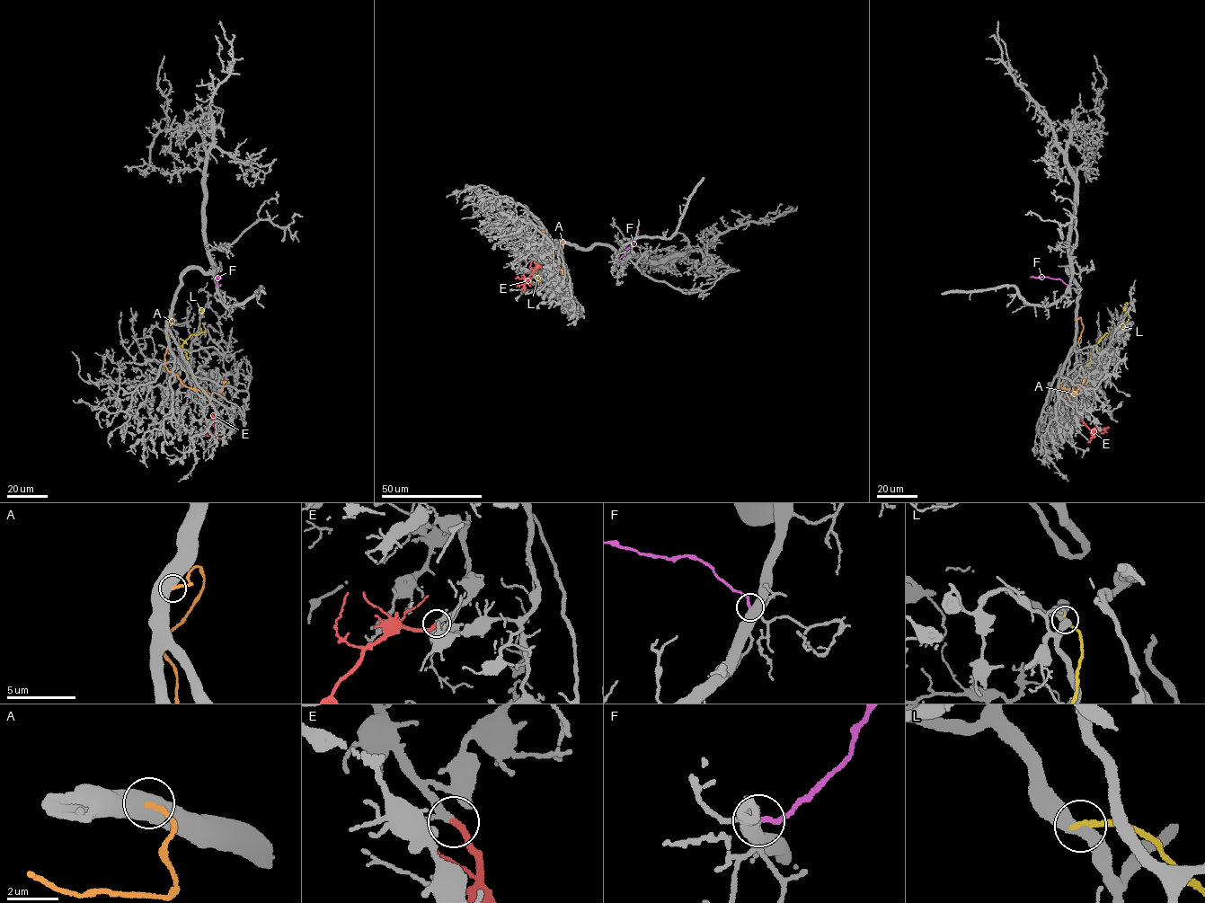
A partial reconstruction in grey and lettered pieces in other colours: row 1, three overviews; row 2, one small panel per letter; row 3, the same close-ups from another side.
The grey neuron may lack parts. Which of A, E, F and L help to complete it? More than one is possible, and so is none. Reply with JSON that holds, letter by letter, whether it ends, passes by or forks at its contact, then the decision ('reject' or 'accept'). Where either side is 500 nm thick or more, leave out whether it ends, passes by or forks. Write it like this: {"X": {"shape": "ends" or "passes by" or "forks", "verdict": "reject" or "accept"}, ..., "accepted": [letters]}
{"A": {"verdict": "reject"}, "E": {"shape": "ends", "verdict": "accept"}, "F": {"shape": "ends", "verdict": "reject"}, "L": {"shape": "ends", "verdict": "reject"}, "accepted": ["E"]}

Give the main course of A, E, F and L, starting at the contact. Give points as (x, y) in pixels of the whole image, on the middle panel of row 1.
A: (561, 241), (563, 247), (552, 246), (539, 228), (548, 243), (549, 254), (566, 278)
E: (544, 266), (536, 268), (527, 282), (517, 287)
F: (616, 260), (633, 244), (637, 227)
L: (546, 247), (548, 259), (543, 261), (549, 262), (559, 282), (562, 292), (558, 300), (564, 303), (569, 298)

